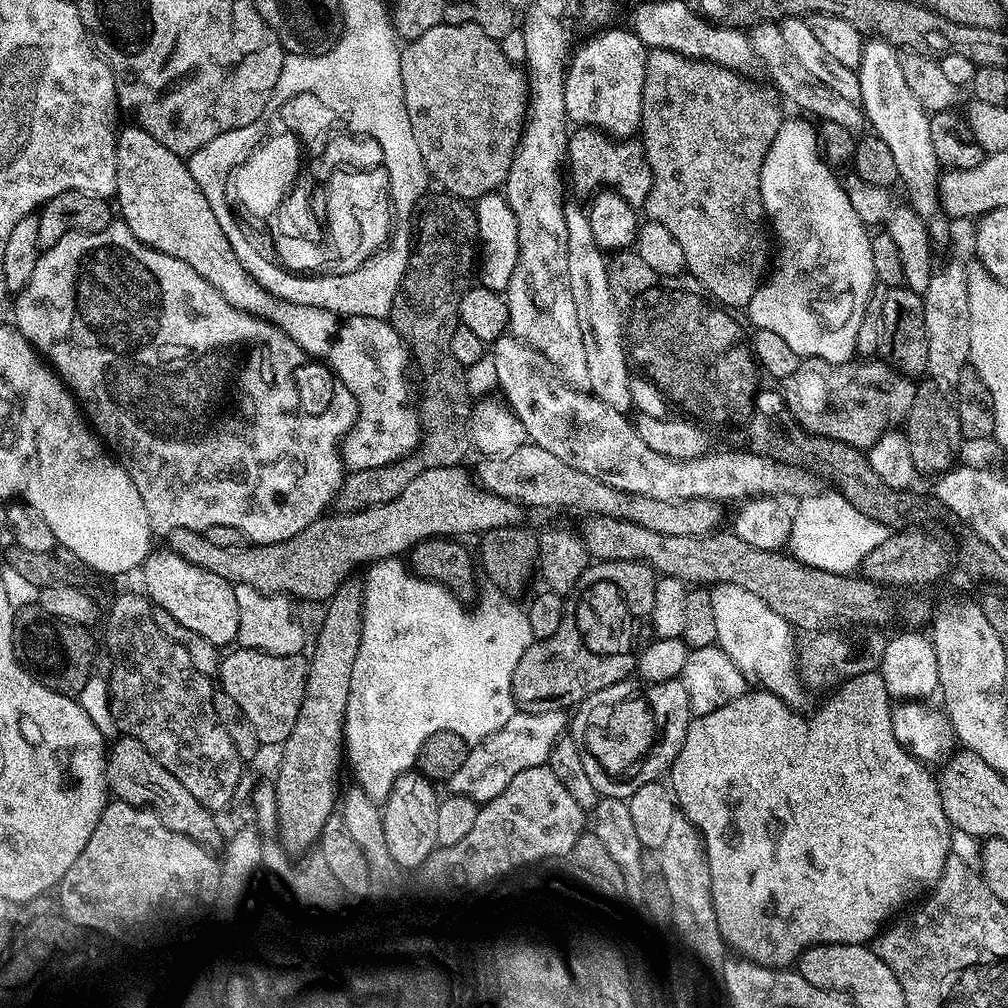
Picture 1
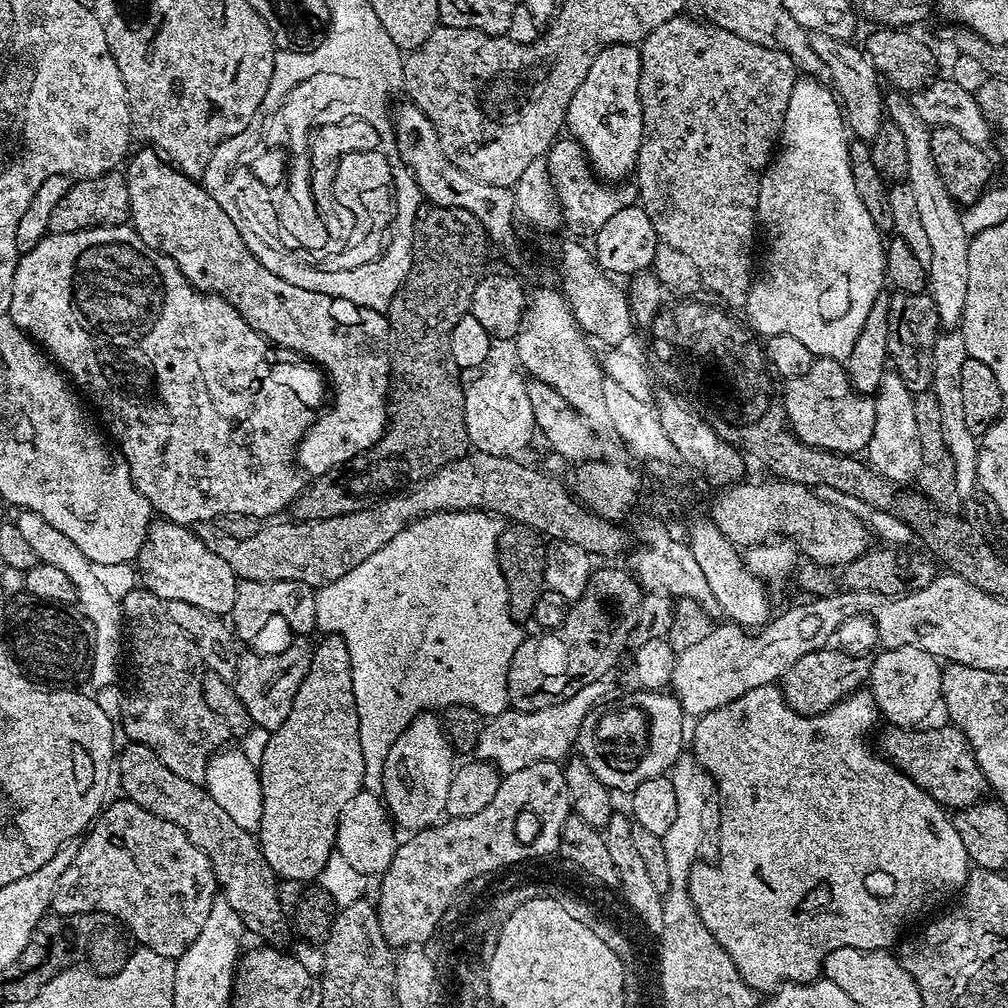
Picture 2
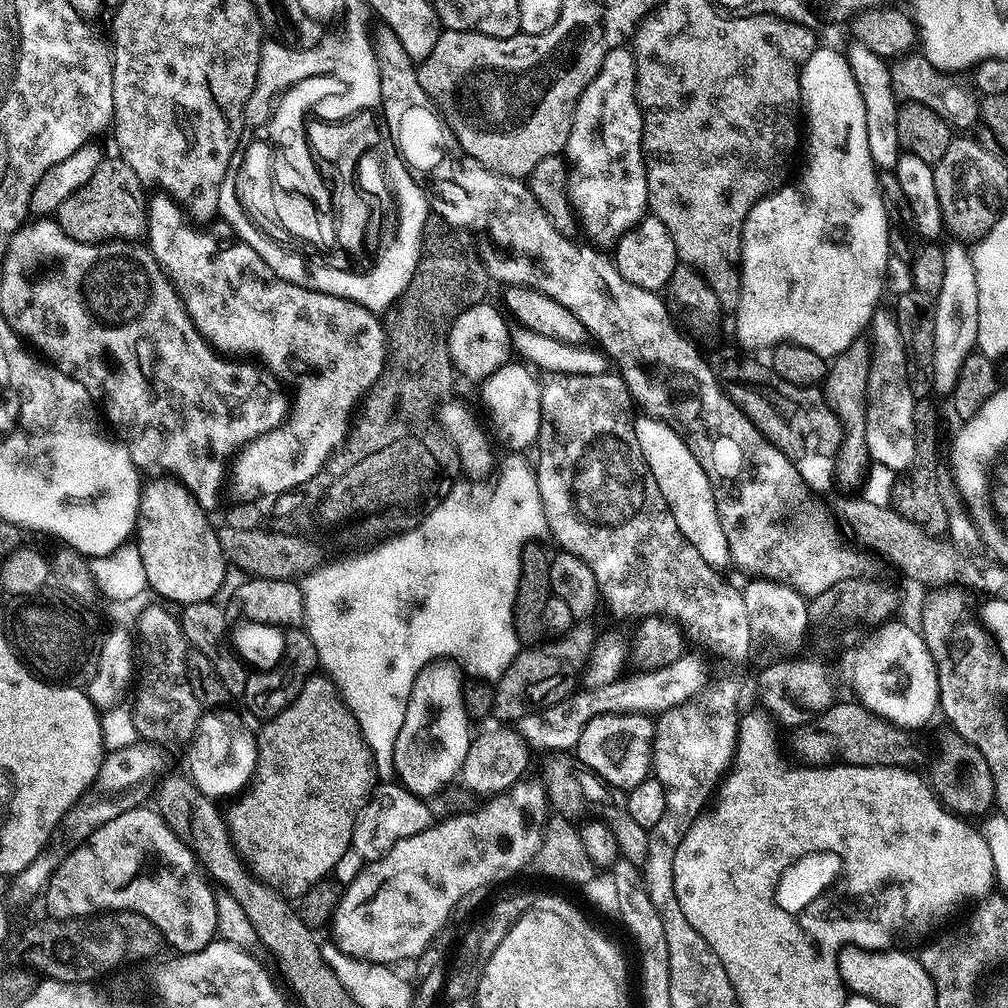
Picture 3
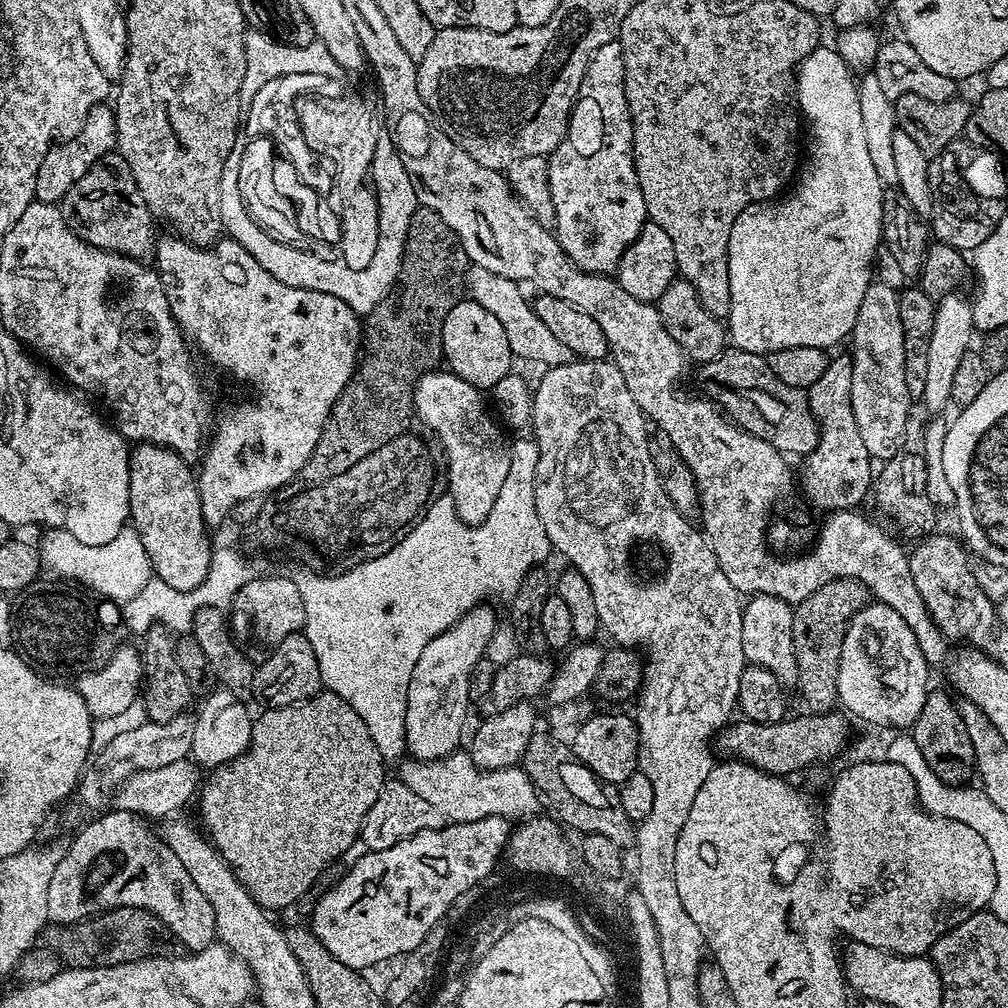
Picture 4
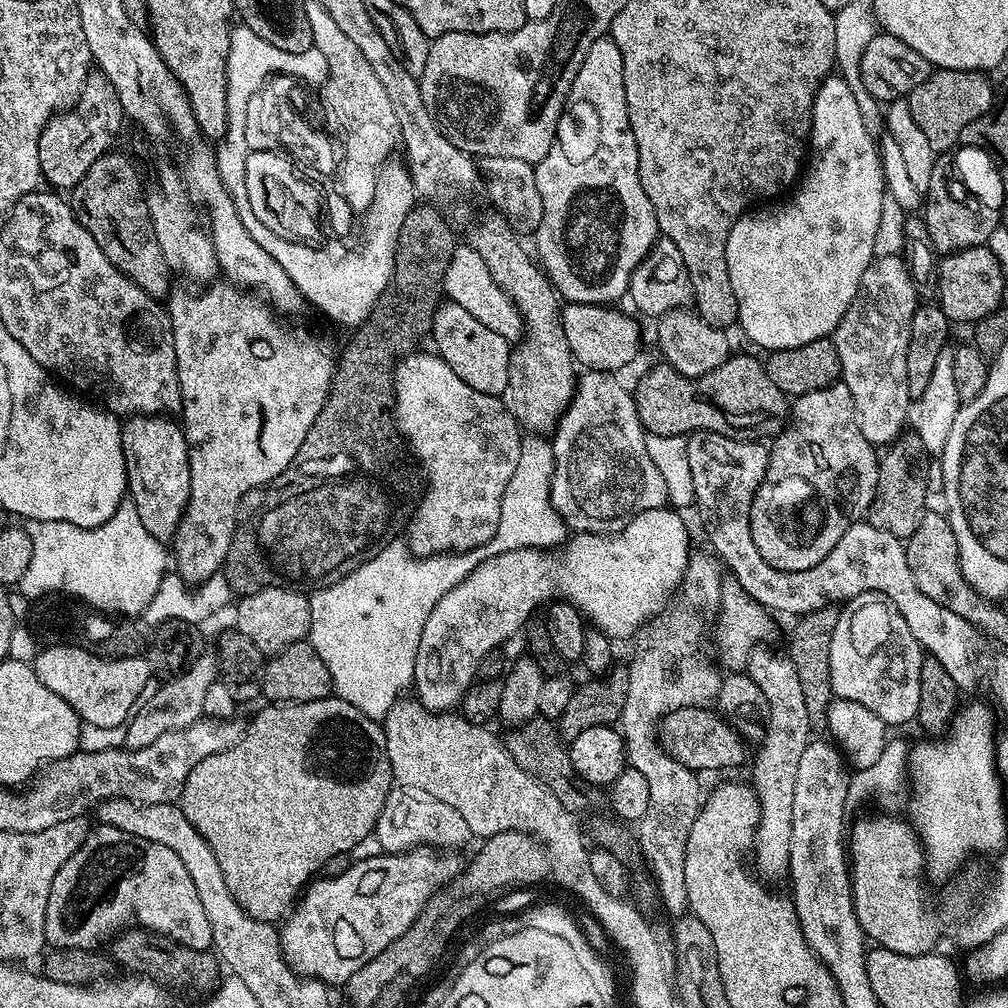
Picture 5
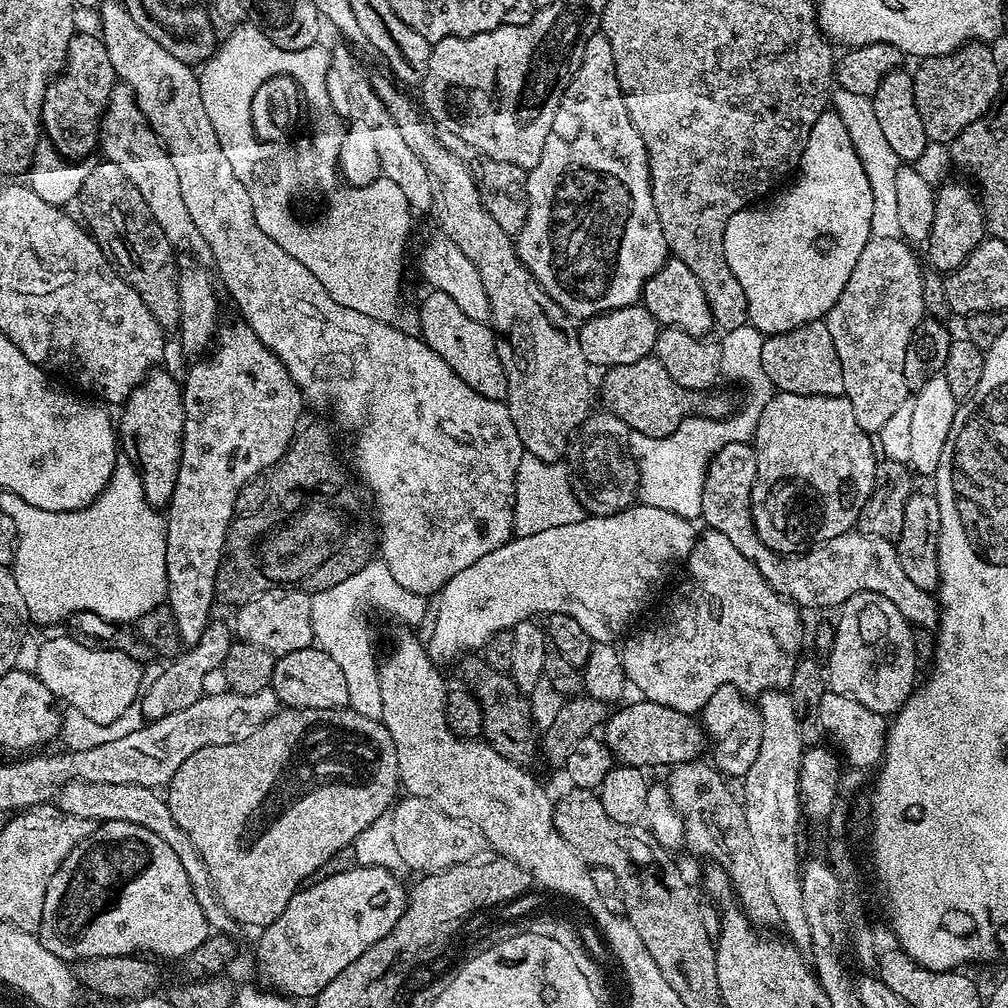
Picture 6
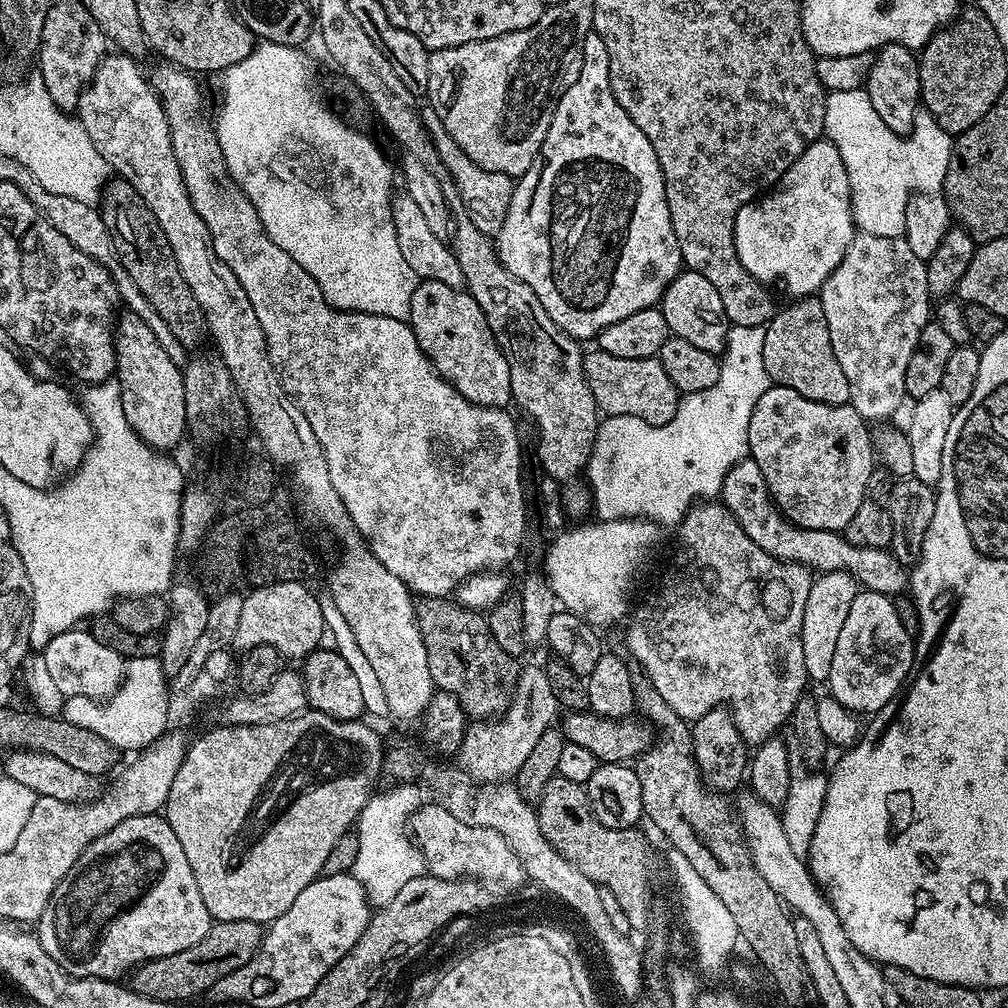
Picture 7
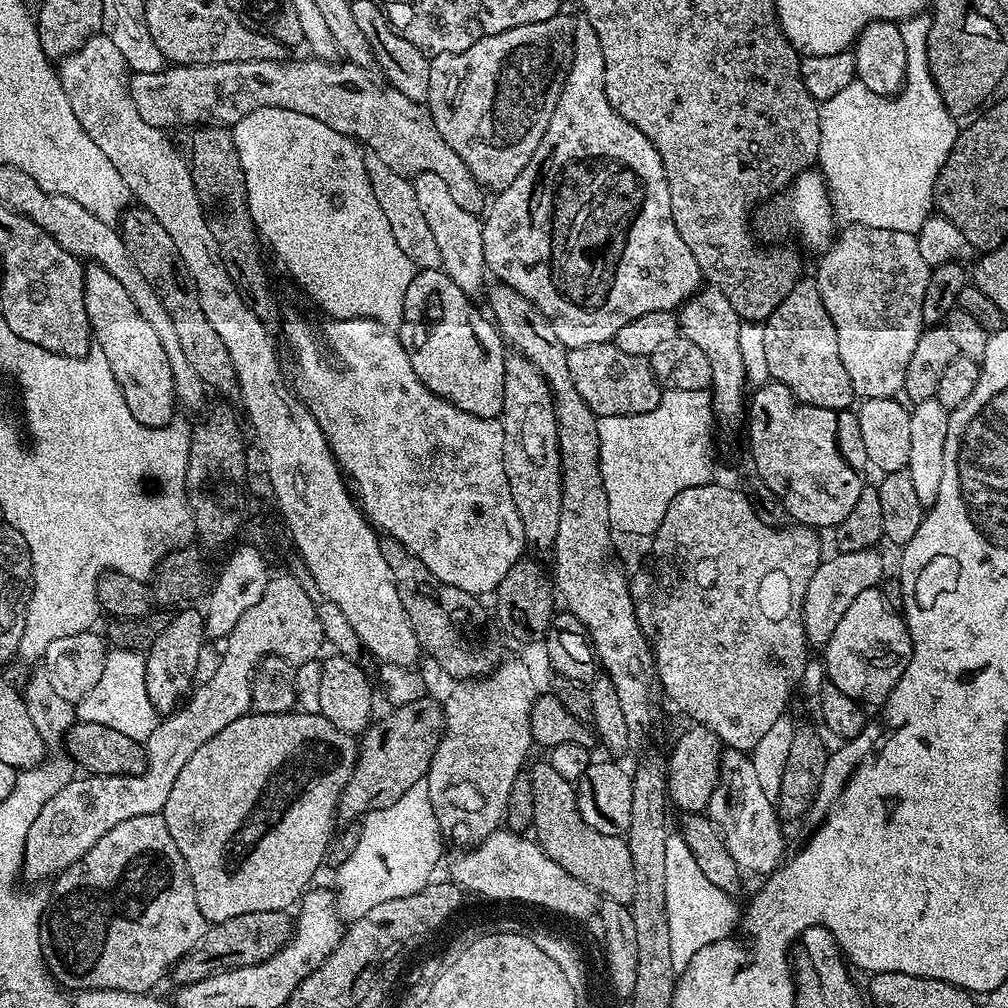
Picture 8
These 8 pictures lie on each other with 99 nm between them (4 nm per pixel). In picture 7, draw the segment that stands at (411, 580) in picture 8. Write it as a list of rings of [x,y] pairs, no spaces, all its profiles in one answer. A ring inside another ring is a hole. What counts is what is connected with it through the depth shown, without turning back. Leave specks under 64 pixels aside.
[[[425,596],[416,600],[416,624],[426,646],[433,685],[439,691],[454,694],[473,721],[503,716],[516,692],[522,664],[494,642],[487,619],[455,599]]]

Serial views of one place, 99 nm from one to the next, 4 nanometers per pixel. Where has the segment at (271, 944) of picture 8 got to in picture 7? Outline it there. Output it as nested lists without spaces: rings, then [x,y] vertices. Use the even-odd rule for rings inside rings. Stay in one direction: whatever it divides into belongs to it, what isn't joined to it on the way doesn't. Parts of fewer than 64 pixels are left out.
[[[222,920],[213,923],[212,929],[206,938],[202,938],[202,942],[198,942],[198,946],[190,946],[190,950],[178,950],[178,954],[170,954],[166,958],[148,960],[133,968],[130,987],[132,991],[155,1000],[192,1000],[211,990],[218,978],[226,978],[226,974],[234,974],[234,970],[246,966],[246,962],[256,956],[261,939],[261,925],[254,922]]]

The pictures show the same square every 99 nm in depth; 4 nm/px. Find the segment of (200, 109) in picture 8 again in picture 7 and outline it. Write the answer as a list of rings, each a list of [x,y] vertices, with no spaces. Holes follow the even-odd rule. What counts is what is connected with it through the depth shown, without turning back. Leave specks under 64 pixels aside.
[[[431,106],[425,107],[422,115],[424,124],[428,128],[428,135],[432,137],[446,170],[452,176],[456,192],[460,195],[463,211],[470,218],[470,222],[474,222],[474,226],[482,230],[482,234],[495,237],[506,218],[506,210],[510,206],[514,187],[513,177],[498,174],[498,170],[486,170],[478,166],[478,162],[474,162],[474,158],[470,158],[470,154],[466,154],[466,150],[462,150],[462,146],[458,146],[454,138],[450,138],[446,126],[442,126],[442,118],[438,118],[438,114]]]

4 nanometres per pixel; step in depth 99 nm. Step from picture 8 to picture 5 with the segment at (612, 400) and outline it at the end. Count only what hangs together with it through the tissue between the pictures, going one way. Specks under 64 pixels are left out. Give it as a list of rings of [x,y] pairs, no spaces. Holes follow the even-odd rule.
[[[729,355],[726,362],[722,362],[722,366],[718,366],[714,370],[710,370],[710,374],[702,374],[701,376],[683,376],[678,374],[678,370],[674,370],[670,365],[663,362],[657,363],[657,368],[652,368],[640,380],[640,385],[634,388],[636,398],[636,409],[638,410],[638,418],[642,422],[645,433],[654,436],[684,436],[685,434],[695,434],[698,432],[717,432],[720,436],[730,436],[733,438],[743,438],[745,441],[759,441],[761,438],[775,438],[784,431],[790,419],[790,400],[785,396],[782,390],[778,390],[778,386],[774,386],[774,381],[770,379],[767,367],[763,363],[760,364],[752,356],[736,356]]]

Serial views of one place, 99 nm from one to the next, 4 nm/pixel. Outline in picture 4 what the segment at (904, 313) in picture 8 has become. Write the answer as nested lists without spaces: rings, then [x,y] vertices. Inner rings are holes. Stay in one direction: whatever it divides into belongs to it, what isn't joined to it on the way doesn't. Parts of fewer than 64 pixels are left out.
[[[879,282],[869,284],[850,337],[850,402],[854,410],[854,422],[858,422],[858,434],[862,434],[862,443],[866,445],[869,457],[876,462],[887,462],[901,451],[910,407],[906,390],[902,314],[898,314],[899,301],[900,292],[897,289]]]

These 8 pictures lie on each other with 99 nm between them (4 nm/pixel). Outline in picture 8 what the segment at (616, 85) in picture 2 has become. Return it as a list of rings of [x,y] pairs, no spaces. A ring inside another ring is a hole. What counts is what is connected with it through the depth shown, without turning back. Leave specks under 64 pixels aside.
[[[580,18],[575,21],[572,30],[572,63],[564,78],[564,89],[560,91],[560,97],[554,106],[554,114],[550,114],[550,126],[546,126],[546,134],[542,134],[542,142],[538,142],[538,150],[534,150],[534,158],[526,162],[526,170],[522,170],[522,174],[518,174],[518,178],[514,178],[514,182],[510,182],[506,190],[495,193],[493,200],[496,201],[487,205],[482,216],[484,267],[491,275],[492,272],[496,275],[495,279],[499,283],[518,290],[522,298],[529,300],[548,319],[550,326],[554,326],[554,334],[558,334],[558,339],[567,349],[615,341],[618,330],[622,330],[626,322],[634,322],[634,318],[642,318],[642,314],[679,309],[681,304],[685,304],[702,287],[698,262],[694,262],[694,254],[690,254],[686,242],[682,242],[682,234],[678,234],[674,226],[670,190],[658,150],[648,141],[646,134],[642,134],[642,130],[620,117],[606,98],[602,42],[598,42],[598,34],[594,34],[594,26],[590,26],[588,20]]]

